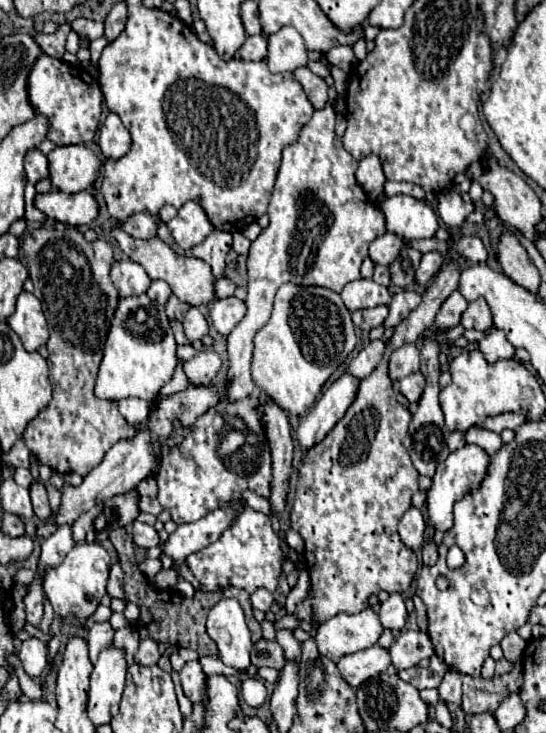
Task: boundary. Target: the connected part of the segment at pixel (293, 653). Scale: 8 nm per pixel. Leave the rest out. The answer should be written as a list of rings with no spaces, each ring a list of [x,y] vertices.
[[[277,629],[277,643],[285,649],[285,657],[297,657],[299,661],[299,653],[301,653],[301,643],[293,637],[293,631],[291,629]]]

